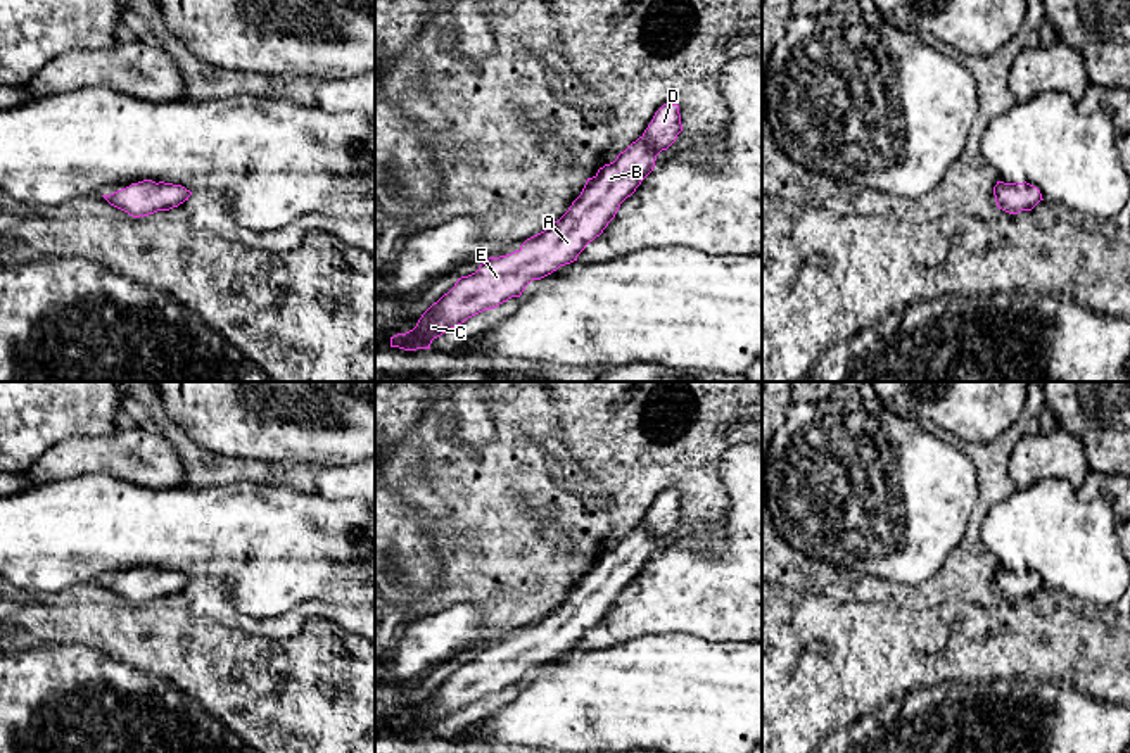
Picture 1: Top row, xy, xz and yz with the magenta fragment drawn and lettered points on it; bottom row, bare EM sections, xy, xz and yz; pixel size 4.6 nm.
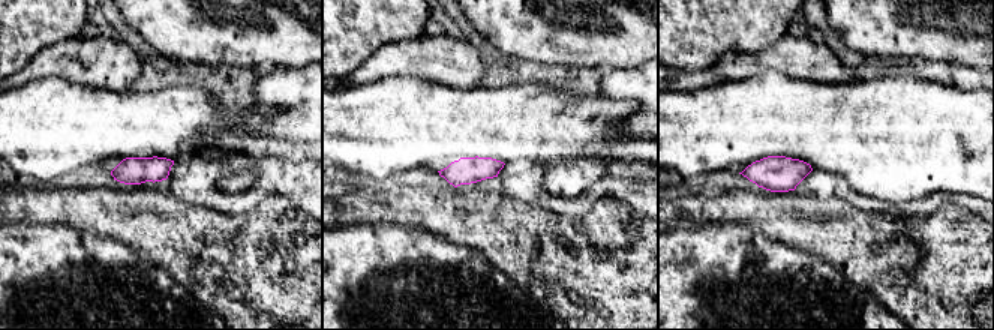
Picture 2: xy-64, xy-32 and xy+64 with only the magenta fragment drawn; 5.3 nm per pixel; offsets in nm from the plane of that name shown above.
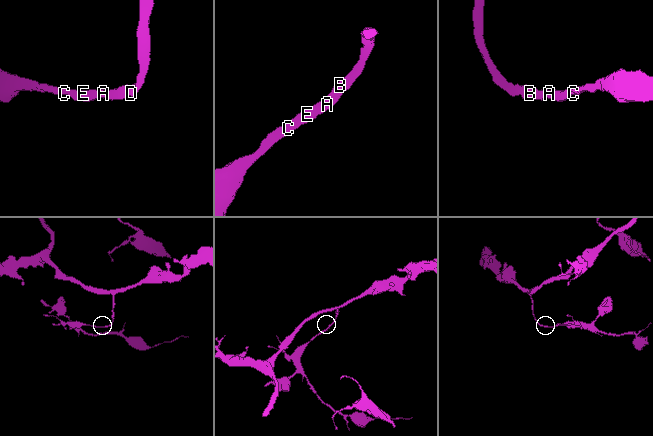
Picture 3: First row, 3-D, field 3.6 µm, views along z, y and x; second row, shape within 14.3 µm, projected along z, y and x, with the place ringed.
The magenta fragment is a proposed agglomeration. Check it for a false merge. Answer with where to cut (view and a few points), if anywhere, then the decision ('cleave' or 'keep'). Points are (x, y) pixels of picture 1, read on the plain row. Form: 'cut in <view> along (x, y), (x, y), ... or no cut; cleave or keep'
no cut; keep

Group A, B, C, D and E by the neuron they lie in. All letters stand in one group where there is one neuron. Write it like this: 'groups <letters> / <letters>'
groups A B C D E

